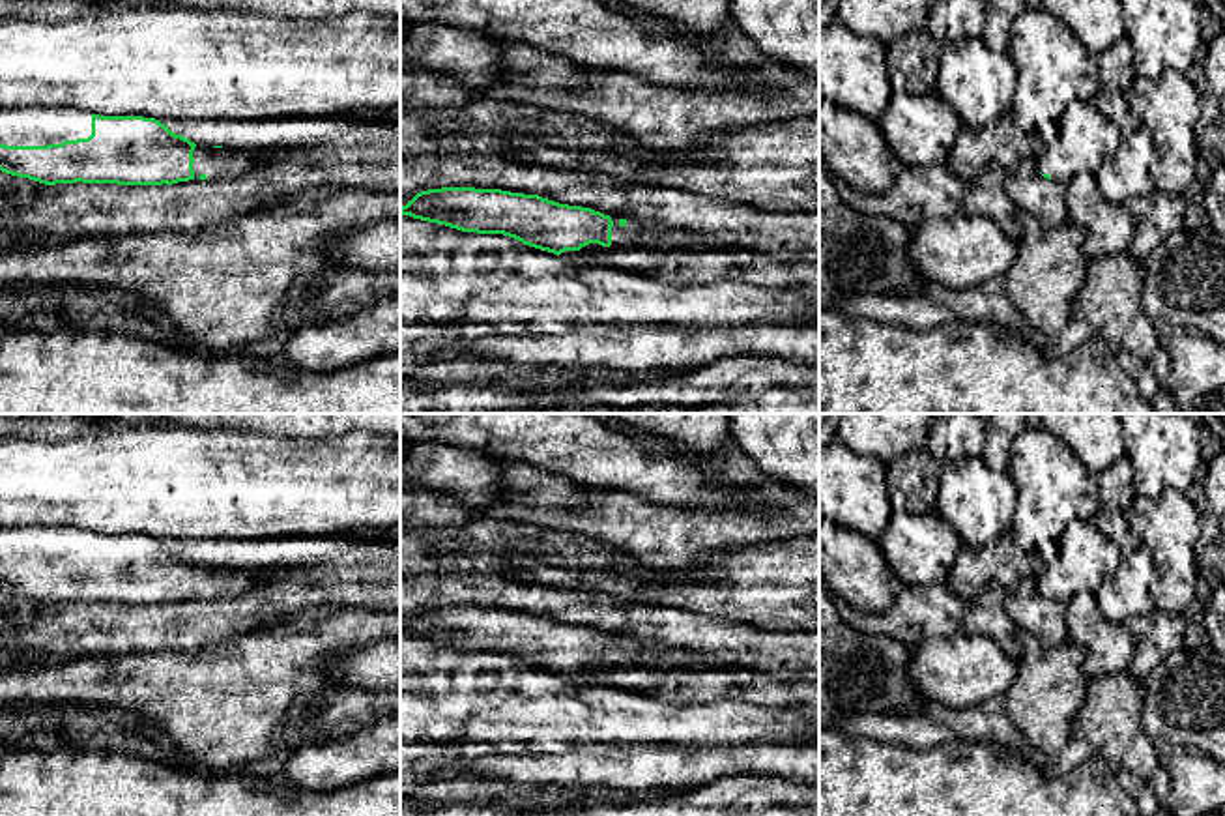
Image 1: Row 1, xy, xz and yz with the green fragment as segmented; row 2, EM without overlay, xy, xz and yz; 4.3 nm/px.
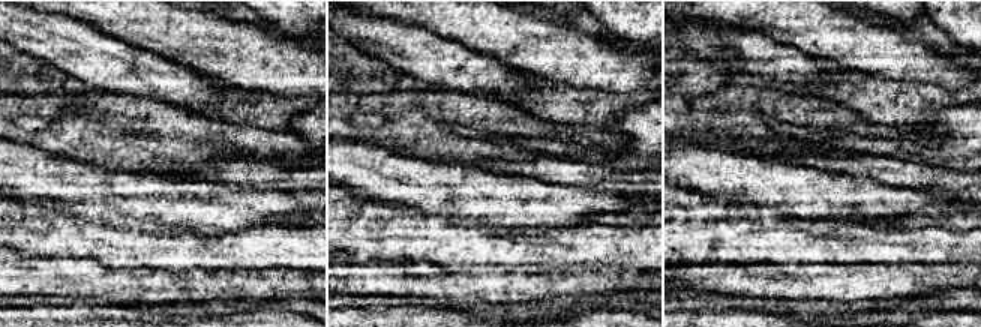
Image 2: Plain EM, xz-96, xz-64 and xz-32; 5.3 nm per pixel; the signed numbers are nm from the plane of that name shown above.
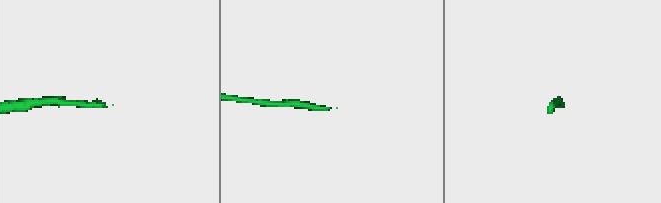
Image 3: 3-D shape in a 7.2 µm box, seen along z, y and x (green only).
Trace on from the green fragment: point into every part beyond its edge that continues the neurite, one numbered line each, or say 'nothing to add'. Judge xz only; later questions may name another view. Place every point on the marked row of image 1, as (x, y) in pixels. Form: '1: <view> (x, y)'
1: xz (634, 234)

